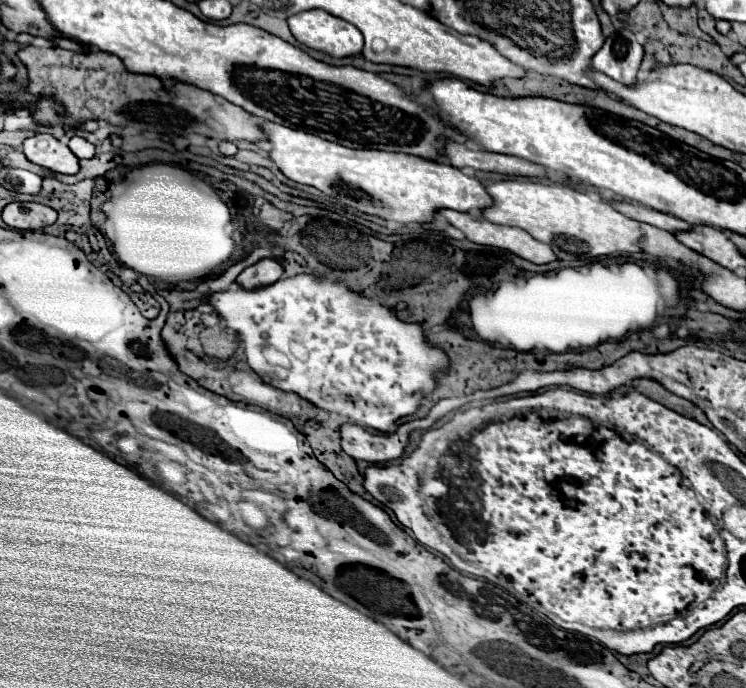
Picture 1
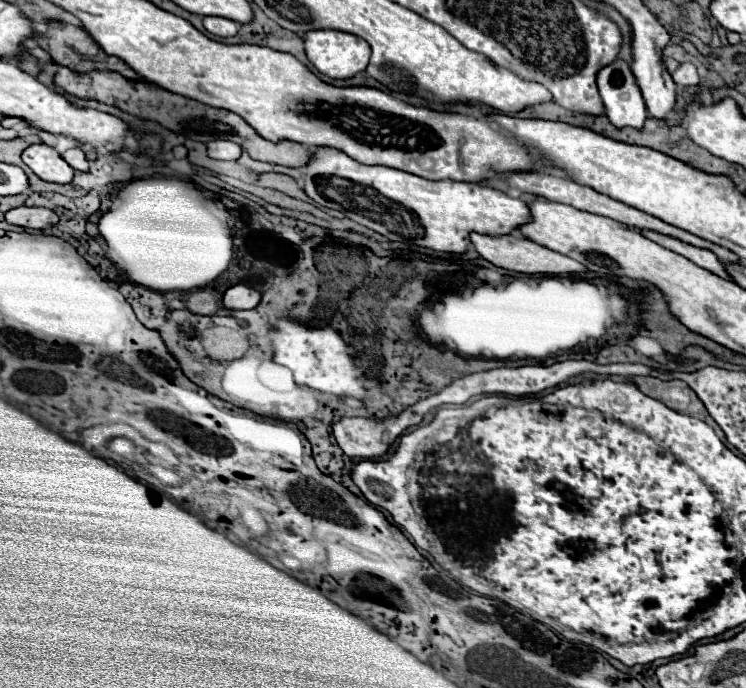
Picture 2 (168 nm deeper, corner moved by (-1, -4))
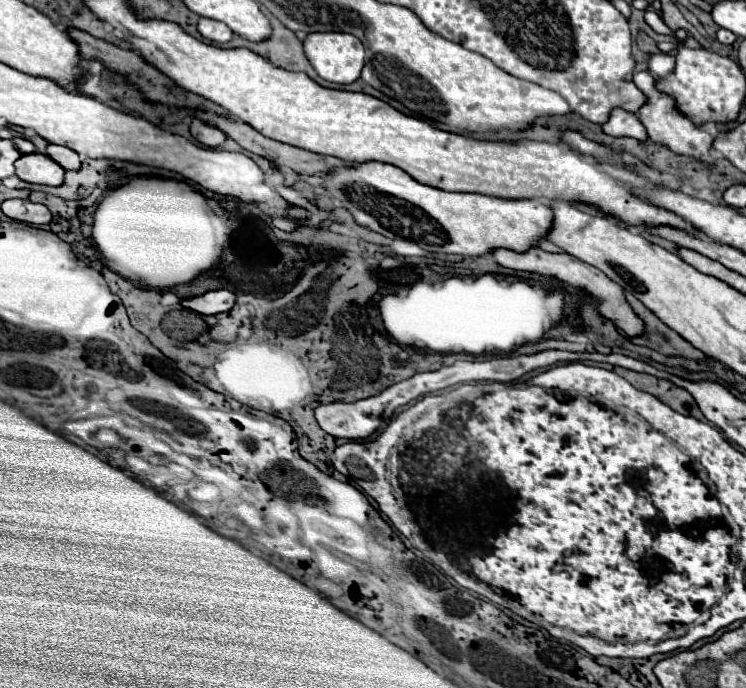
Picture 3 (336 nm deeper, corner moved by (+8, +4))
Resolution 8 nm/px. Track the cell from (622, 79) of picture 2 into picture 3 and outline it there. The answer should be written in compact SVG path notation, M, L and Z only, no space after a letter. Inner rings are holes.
M613 110L609 122L603 124L603 132L609 136L629 136L635 140L645 142L647 140L647 132L645 126L641 124L641 120L635 114L629 114L625 110Z

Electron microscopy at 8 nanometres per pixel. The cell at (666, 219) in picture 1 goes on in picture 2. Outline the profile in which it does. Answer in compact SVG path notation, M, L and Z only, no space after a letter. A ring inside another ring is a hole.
M642 230L642 234L644 234L646 238L650 238L650 240L654 240L656 244L660 244L660 246L672 250L672 252L682 254L684 258L692 260L694 264L698 264L698 266L702 266L702 268L706 268L706 270L710 270L710 272L714 272L714 274L730 280L730 276L726 274L722 262L718 260L718 256L714 256L712 250L698 248L698 246L690 246L688 242L682 242L682 240L672 238L672 236L660 236L660 234L654 232L654 230Z

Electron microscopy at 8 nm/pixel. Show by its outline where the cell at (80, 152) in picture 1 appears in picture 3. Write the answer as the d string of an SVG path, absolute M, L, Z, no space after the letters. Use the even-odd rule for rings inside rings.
M49 144L47 150L45 150L45 154L51 156L51 160L55 160L57 164L61 164L63 170L77 170L77 168L81 166L79 156L77 156L73 150L63 148L63 146L53 146L53 144Z

